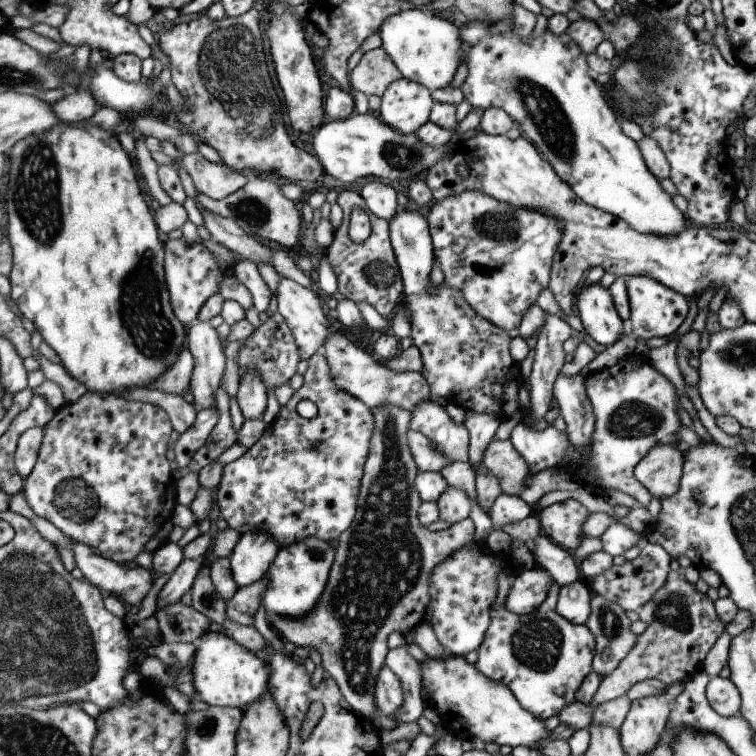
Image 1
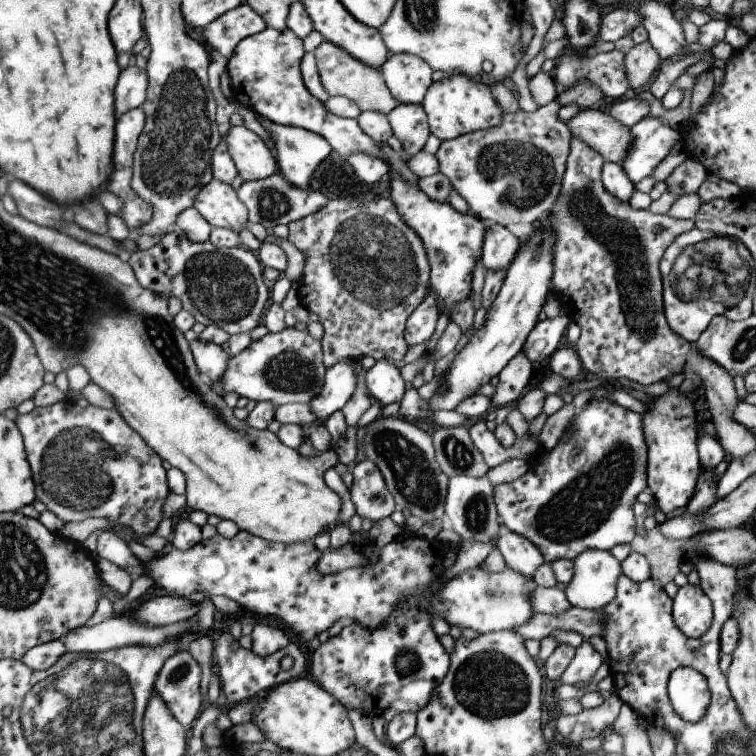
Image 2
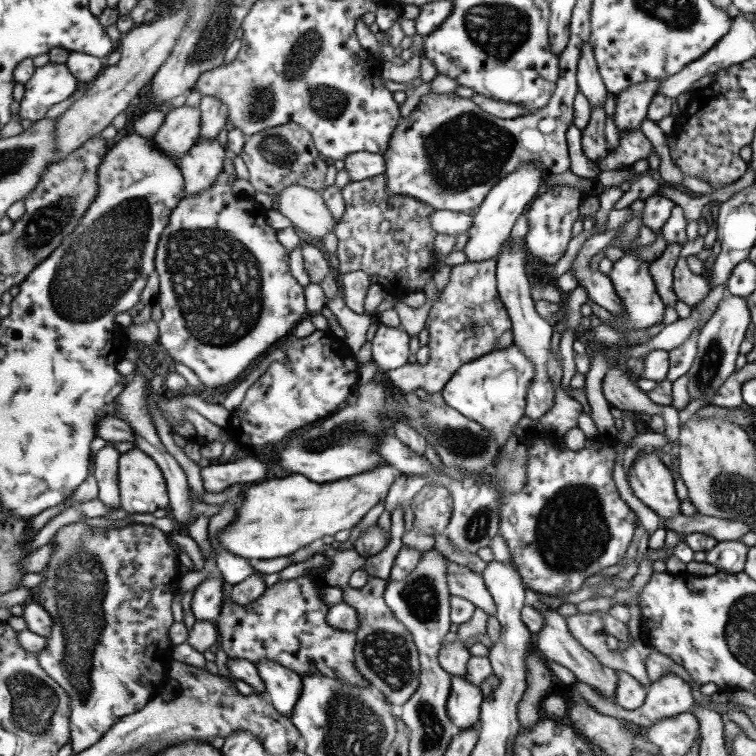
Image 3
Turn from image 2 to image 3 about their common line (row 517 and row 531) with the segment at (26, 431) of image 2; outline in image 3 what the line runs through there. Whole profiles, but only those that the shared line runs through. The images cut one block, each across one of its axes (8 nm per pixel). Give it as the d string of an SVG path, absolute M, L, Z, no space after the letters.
M81 514L75 524L63 524L47 542L53 546L53 558L41 572L37 604L43 604L53 616L53 632L45 638L45 650L37 654L45 672L49 672L71 694L71 730L73 752L87 752L103 740L125 716L143 708L159 706L163 684L171 678L173 648L171 628L175 626L173 602L179 594L181 564L179 552L171 546L169 534L153 524L127 528L95 528Z

